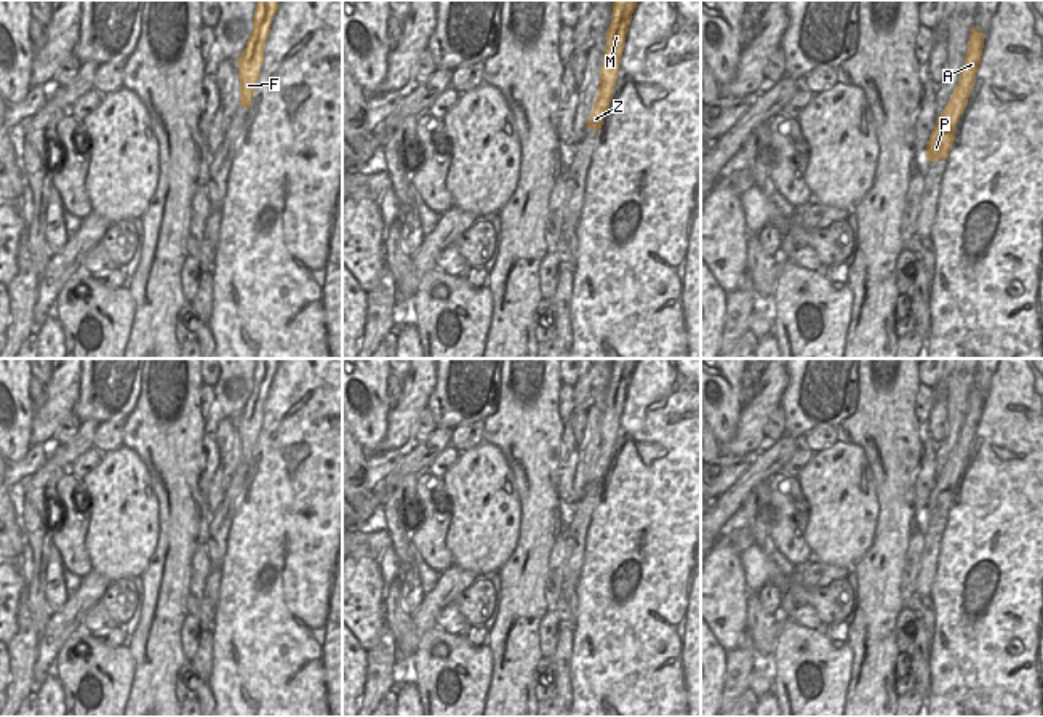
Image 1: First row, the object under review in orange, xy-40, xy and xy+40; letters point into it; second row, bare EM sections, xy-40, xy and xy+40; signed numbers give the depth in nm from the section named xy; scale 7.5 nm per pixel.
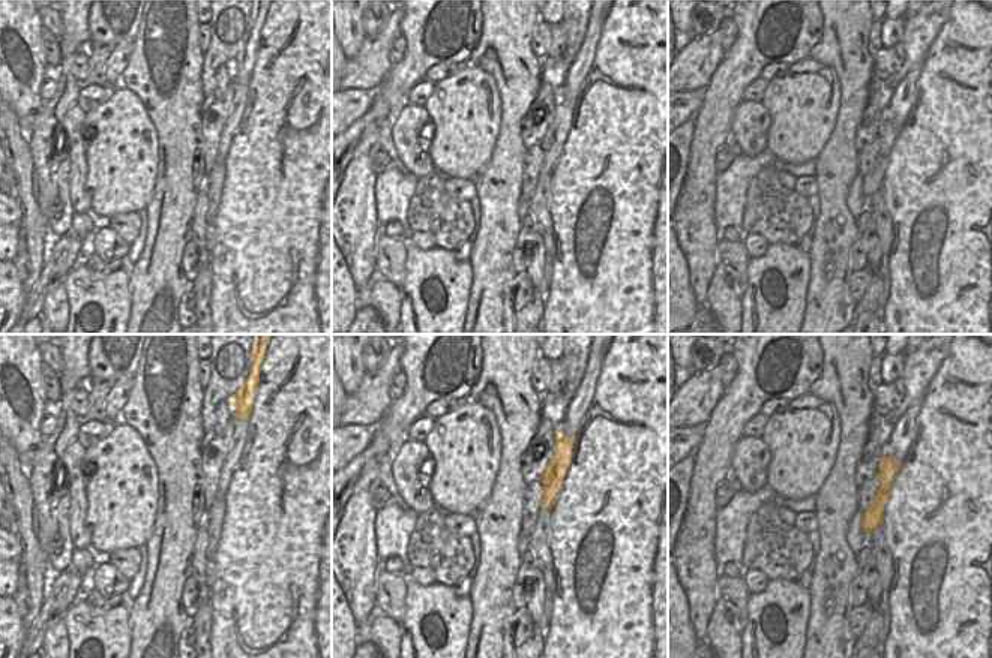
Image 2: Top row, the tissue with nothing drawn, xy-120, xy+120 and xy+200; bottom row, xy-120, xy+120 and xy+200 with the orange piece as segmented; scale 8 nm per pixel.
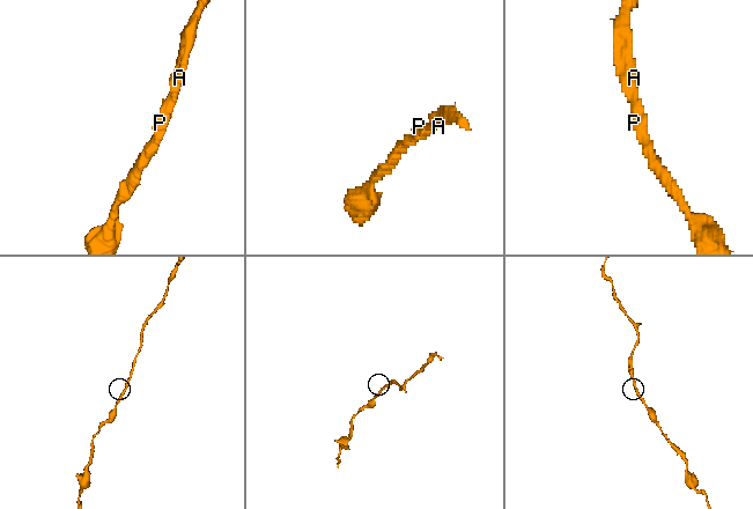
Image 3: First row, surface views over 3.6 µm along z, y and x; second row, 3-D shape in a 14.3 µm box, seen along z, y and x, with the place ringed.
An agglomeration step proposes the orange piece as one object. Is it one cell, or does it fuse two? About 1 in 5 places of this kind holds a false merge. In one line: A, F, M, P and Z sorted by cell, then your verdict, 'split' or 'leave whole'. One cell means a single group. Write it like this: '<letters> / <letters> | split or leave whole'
A F M P Z | leave whole

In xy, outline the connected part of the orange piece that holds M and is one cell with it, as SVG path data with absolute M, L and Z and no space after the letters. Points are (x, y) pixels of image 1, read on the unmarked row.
M613 358L611 383L606 389L605 415L600 426L598 453L585 485L589 488L597 488L598 495L603 477L609 467L613 448L617 439L619 421L625 403L625 394L629 391L629 383L637 362L638 358Z

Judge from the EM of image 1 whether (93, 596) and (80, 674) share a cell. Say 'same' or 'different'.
different

